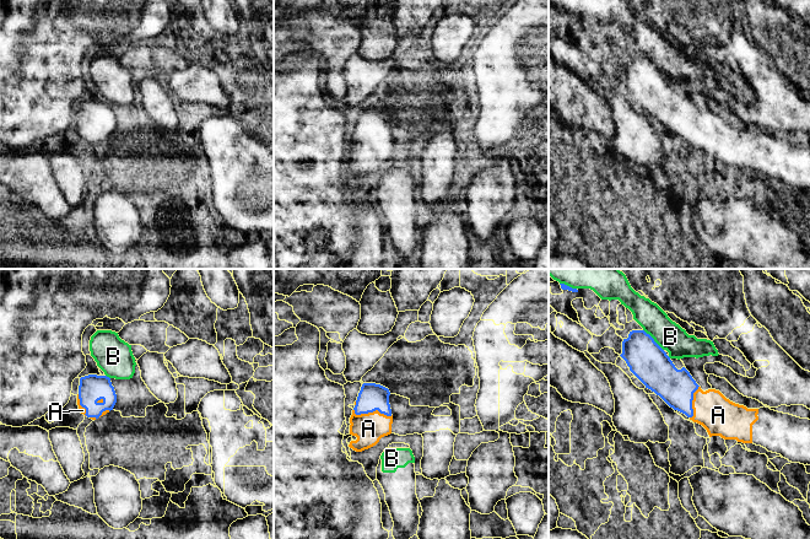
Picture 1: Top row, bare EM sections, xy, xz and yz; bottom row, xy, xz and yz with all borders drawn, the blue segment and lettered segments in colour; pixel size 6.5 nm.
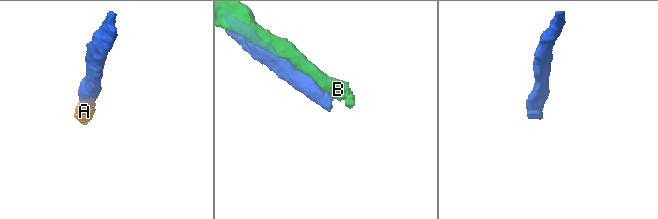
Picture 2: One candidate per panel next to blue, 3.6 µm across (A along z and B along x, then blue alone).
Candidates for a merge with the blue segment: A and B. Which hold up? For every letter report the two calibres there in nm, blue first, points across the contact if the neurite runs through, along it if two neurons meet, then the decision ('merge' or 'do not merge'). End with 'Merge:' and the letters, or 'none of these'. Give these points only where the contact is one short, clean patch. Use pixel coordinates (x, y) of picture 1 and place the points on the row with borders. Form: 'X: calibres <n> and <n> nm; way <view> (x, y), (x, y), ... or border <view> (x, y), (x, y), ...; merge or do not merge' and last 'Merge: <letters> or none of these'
A: calibres 180 and 200 nm; way xz (372, 397), (372, 411), (368, 429); merge
B: calibres 240 and 190 nm; do not merge
Merge: A

